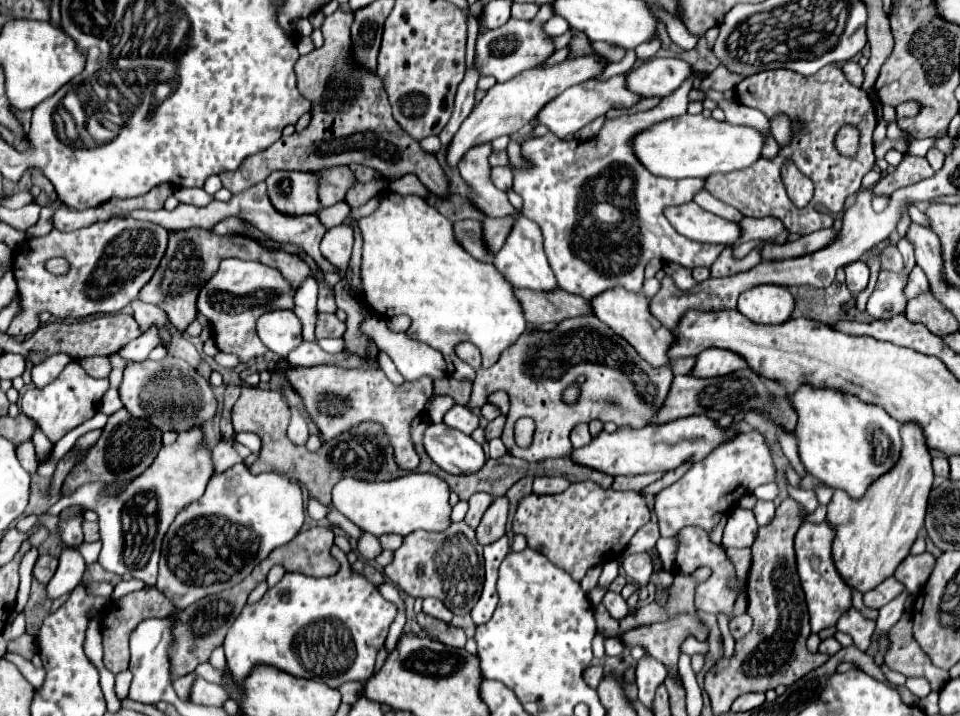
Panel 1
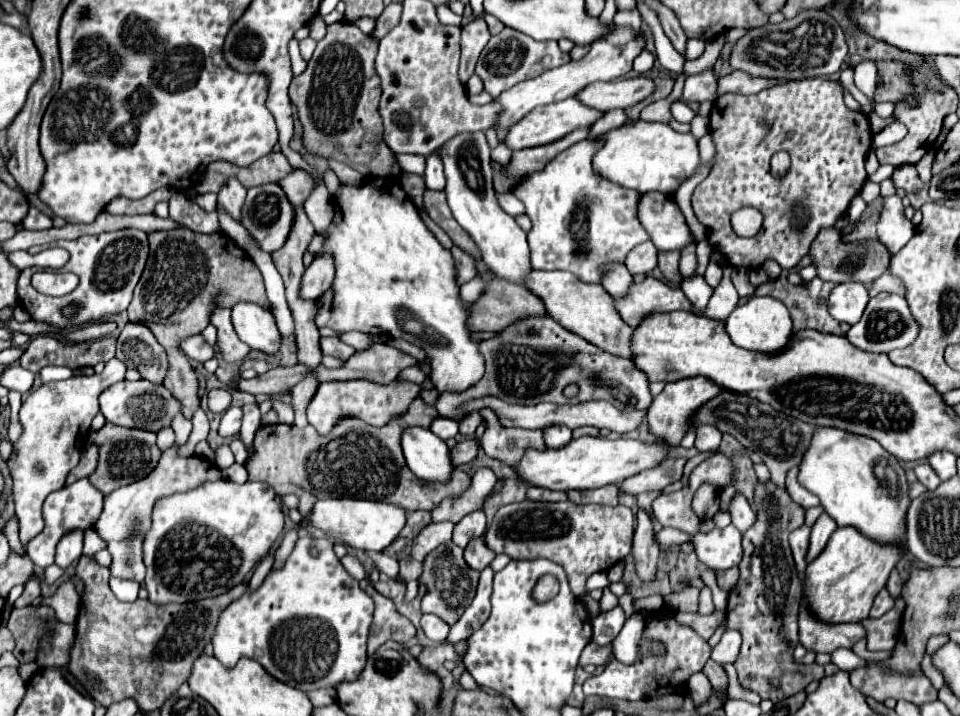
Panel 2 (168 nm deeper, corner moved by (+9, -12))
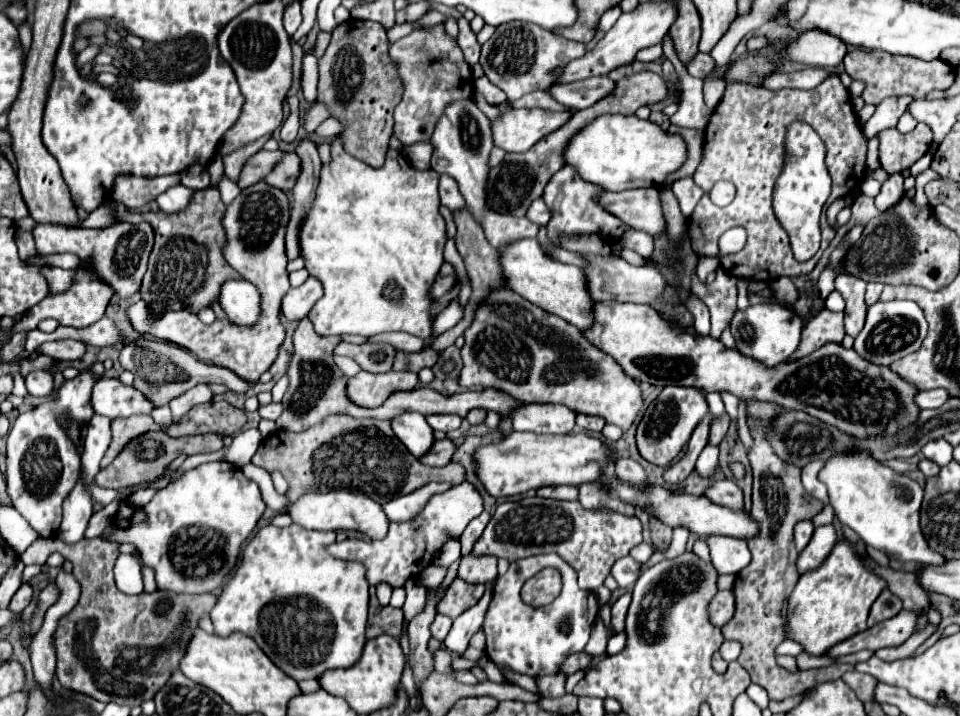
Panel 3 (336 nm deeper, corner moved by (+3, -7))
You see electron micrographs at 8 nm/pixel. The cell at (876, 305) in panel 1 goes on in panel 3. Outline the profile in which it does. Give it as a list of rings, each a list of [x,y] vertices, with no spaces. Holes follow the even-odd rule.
[[[892,300],[892,302],[876,302],[868,308],[866,326],[854,340],[854,350],[868,362],[876,366],[890,366],[892,362],[916,352],[920,342],[924,342],[928,332],[926,318],[922,310],[910,300]]]

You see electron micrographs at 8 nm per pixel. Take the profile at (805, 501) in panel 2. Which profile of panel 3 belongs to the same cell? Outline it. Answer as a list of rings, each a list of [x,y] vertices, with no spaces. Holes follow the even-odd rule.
[[[812,462],[808,466],[802,468],[802,484],[804,488],[818,500],[822,500],[824,504],[828,504],[828,492],[826,492],[826,486],[818,480],[818,472],[824,468],[824,462]]]

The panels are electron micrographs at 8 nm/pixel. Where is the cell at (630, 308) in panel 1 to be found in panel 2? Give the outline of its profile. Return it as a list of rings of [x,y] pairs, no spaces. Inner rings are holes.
[[[534,269],[528,275],[526,287],[544,301],[548,315],[556,319],[562,327],[570,329],[572,333],[584,337],[586,341],[594,343],[596,347],[612,355],[634,359],[634,353],[632,353],[634,331],[626,323],[622,323],[618,309],[614,307],[614,297],[608,295],[602,285],[578,283],[576,277],[570,275],[568,271],[536,271]]]

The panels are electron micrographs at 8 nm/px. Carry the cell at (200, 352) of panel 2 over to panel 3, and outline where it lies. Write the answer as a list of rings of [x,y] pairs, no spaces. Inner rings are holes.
[[[266,182],[244,188],[224,212],[224,232],[228,238],[228,242],[224,242],[224,258],[244,280],[252,282],[260,292],[262,316],[256,326],[236,326],[228,320],[202,324],[198,316],[190,314],[190,310],[166,310],[164,314],[156,316],[144,300],[138,300],[126,308],[126,316],[134,332],[154,340],[174,342],[176,346],[190,350],[198,360],[228,368],[248,384],[256,384],[260,376],[274,364],[286,334],[280,322],[280,300],[290,288],[286,272],[288,258],[284,250],[288,218],[288,196],[282,190],[268,186]]]

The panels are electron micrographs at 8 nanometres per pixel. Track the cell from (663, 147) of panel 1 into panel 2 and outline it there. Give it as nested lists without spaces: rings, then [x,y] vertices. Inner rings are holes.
[[[646,121],[612,129],[606,135],[604,147],[594,155],[594,171],[598,171],[598,175],[642,193],[660,191],[674,195],[678,187],[698,171],[700,165],[698,141],[692,133],[678,133],[666,123]]]

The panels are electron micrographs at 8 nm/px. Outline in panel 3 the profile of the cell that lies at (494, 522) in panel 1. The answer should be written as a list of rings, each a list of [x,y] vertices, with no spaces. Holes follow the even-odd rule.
[[[462,556],[458,576],[468,584],[488,584],[496,580],[494,556]]]

